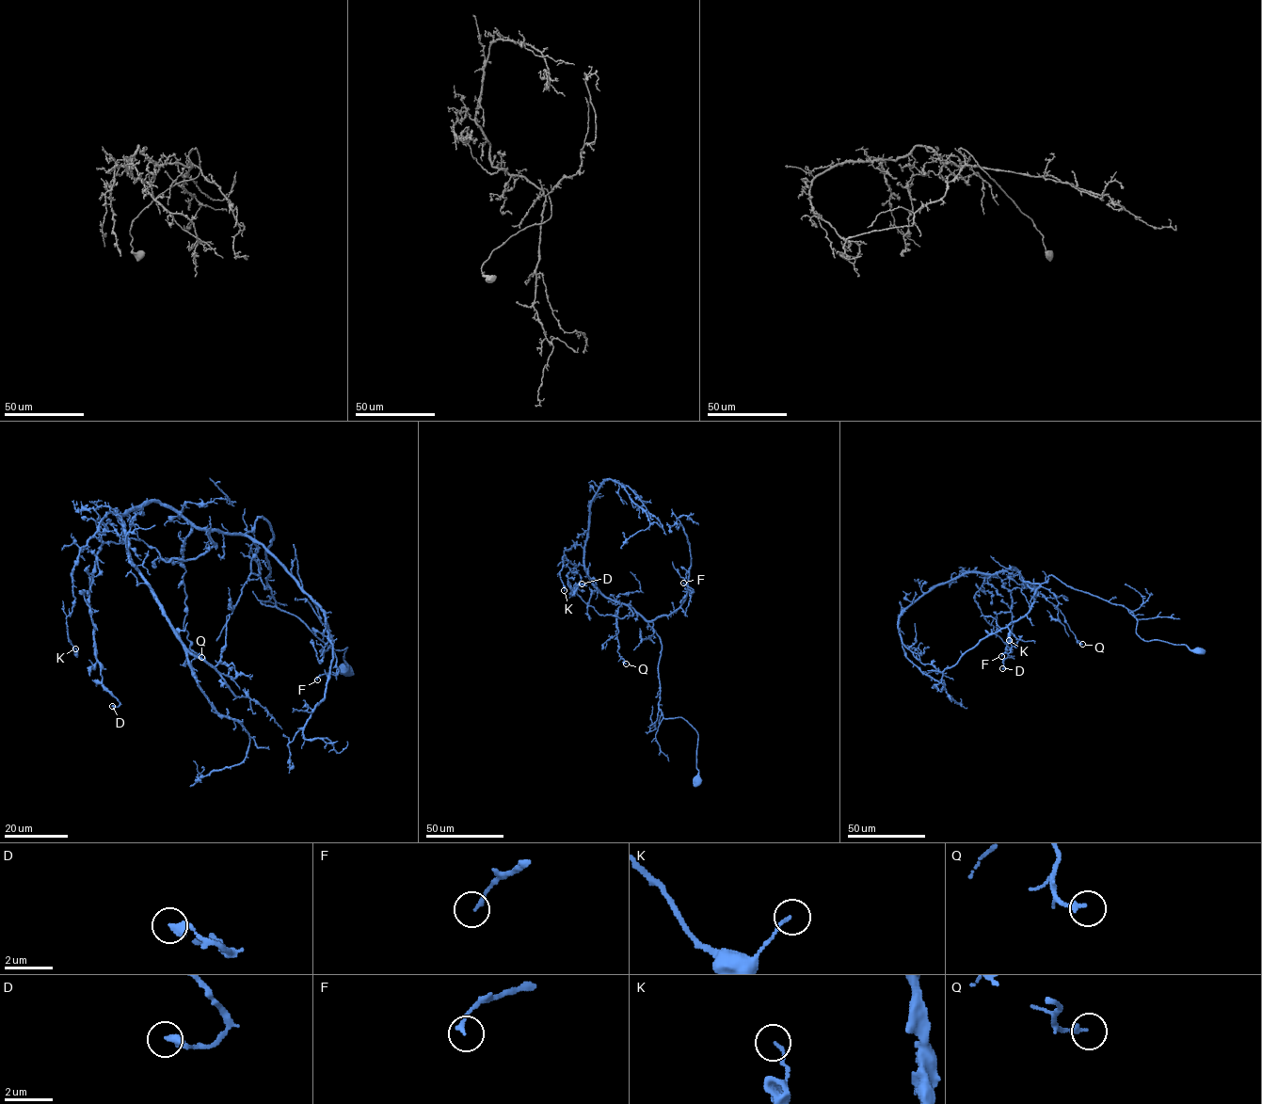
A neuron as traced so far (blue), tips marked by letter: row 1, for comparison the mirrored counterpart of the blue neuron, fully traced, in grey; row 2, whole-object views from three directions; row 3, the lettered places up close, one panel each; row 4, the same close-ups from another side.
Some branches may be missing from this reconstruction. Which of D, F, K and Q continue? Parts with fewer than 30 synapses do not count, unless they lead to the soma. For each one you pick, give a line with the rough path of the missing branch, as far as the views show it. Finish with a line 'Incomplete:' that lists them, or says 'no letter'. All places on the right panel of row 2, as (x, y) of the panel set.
Incomplete: no letter

